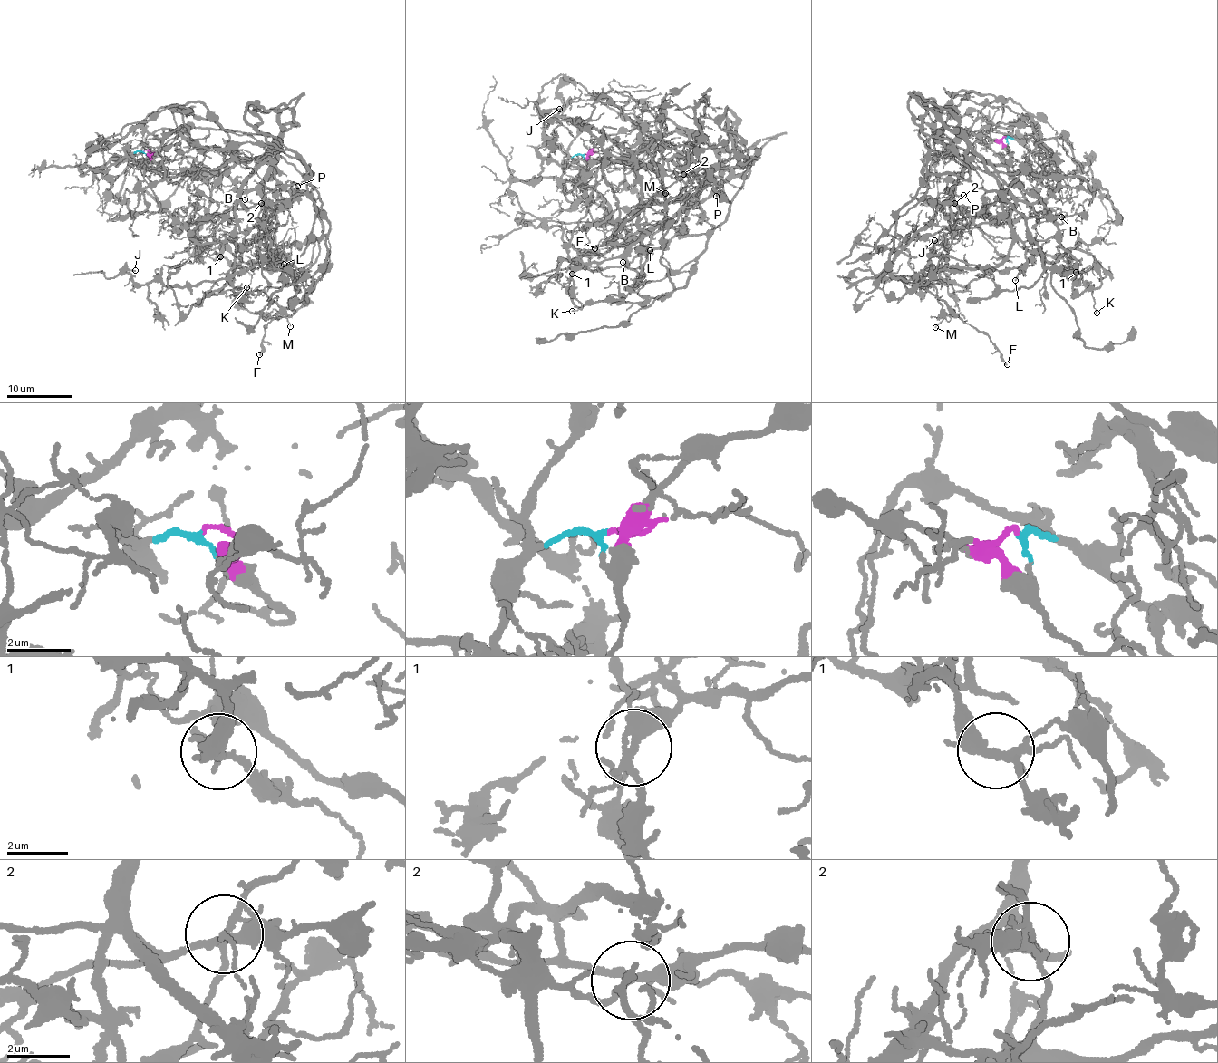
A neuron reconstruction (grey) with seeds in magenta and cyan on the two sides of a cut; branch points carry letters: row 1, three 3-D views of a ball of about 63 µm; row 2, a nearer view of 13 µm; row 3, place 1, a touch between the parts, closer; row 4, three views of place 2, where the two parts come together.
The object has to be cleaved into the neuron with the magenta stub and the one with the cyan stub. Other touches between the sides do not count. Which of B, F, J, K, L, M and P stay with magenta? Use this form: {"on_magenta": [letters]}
{"on_magenta": ["F", "J", "K", "M", "P"]}

